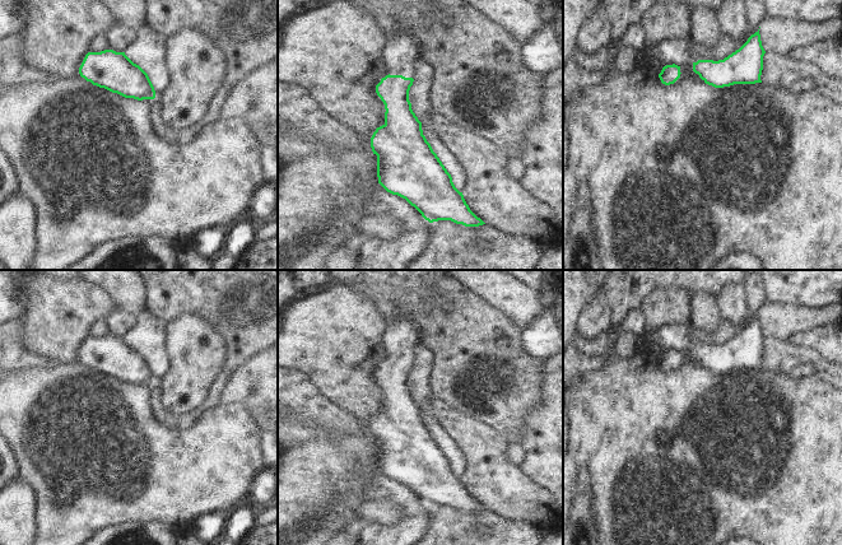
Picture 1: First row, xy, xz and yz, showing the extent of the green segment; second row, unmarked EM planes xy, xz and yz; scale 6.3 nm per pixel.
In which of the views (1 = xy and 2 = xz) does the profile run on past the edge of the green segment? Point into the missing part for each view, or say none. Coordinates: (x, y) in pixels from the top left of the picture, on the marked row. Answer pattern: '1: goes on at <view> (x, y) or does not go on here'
1: does not go on here
2: does not go on here

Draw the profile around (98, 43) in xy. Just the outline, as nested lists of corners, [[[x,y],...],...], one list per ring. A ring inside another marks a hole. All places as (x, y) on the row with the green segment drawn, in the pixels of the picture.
[[[103,34],[96,36],[94,39],[90,42],[89,52],[101,52],[104,50],[107,50],[106,37]]]

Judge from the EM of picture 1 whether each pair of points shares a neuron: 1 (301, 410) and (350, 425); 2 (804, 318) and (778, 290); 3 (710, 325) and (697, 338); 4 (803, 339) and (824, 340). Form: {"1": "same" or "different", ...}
{"1": "same", "2": "different", "3": "different", "4": "same"}

